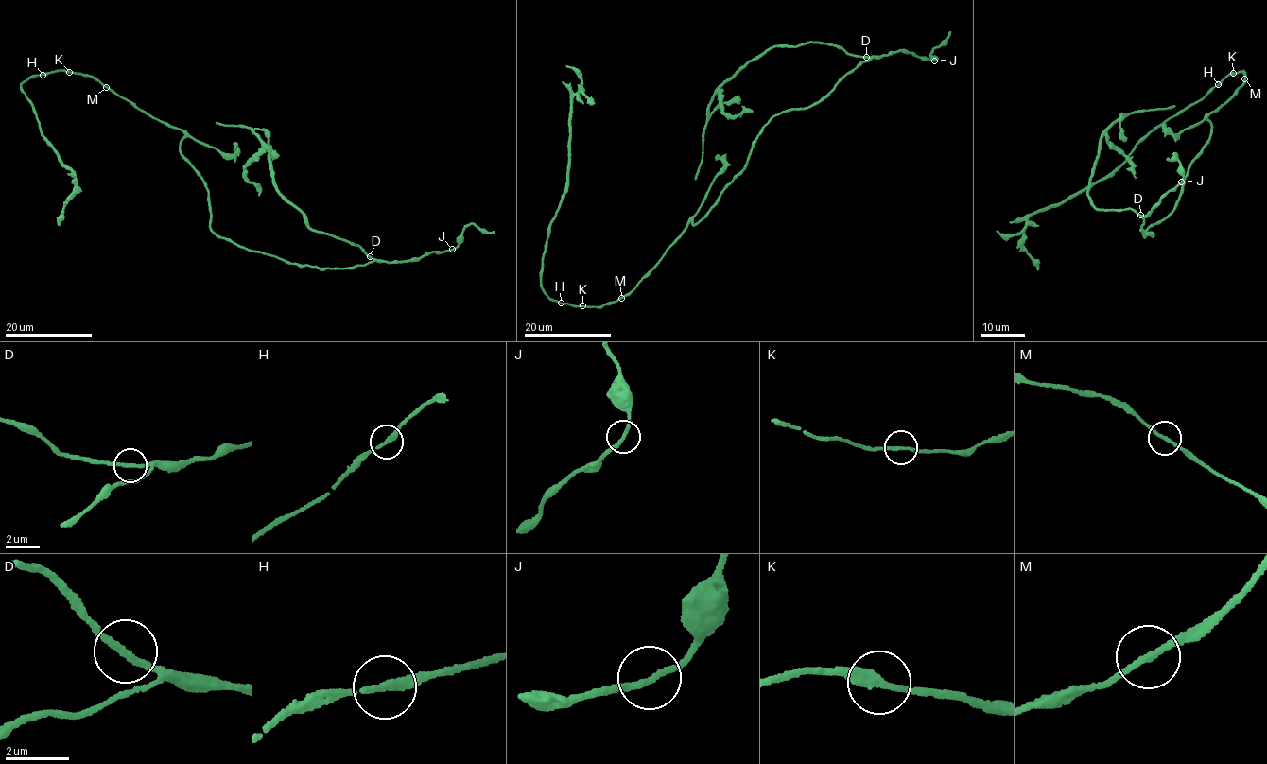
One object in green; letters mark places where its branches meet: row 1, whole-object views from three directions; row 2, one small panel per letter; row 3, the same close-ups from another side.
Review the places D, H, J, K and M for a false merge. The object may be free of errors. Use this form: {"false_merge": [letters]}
{"false_merge": []}

